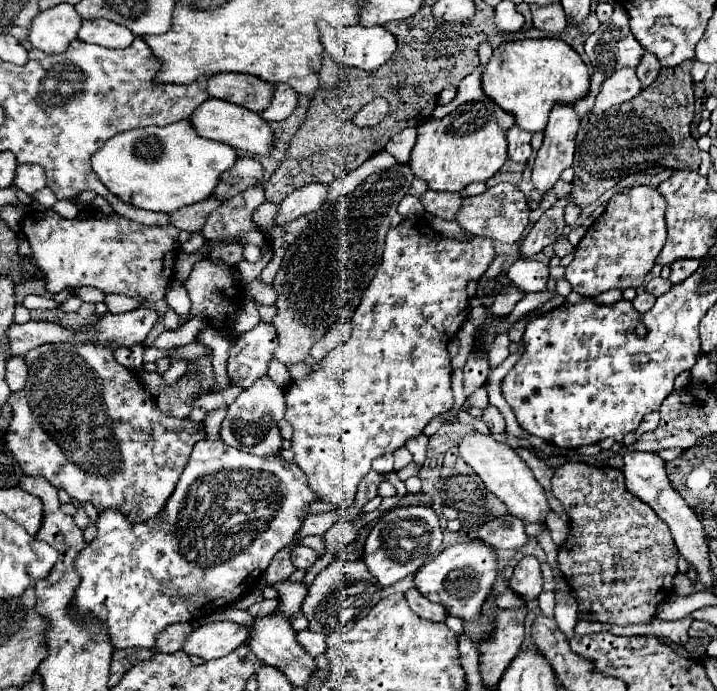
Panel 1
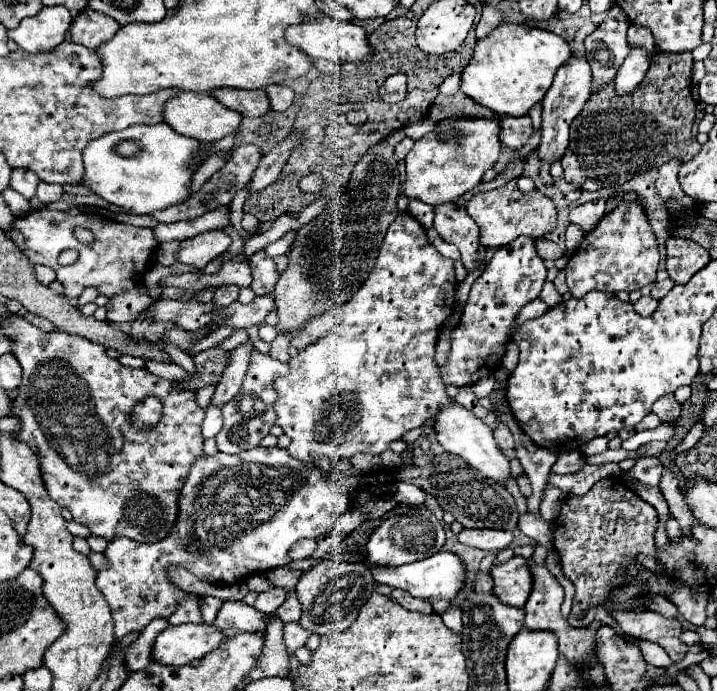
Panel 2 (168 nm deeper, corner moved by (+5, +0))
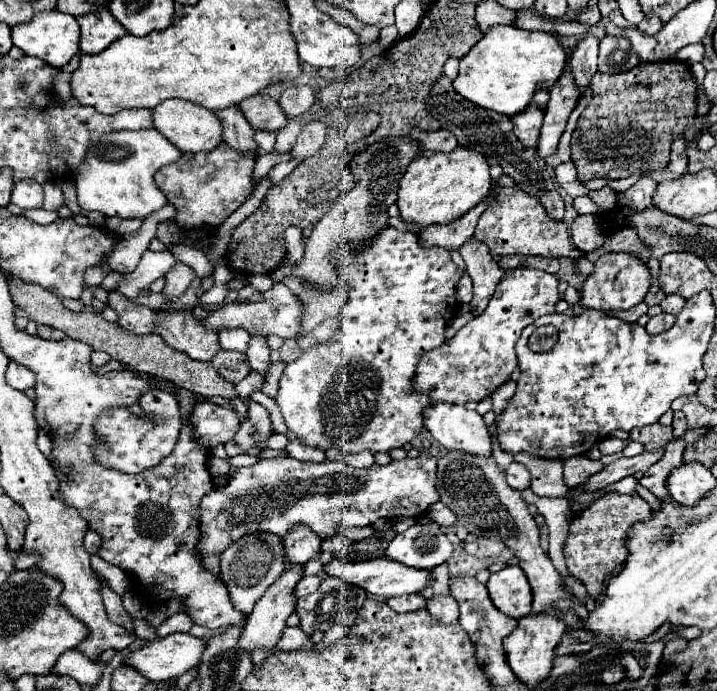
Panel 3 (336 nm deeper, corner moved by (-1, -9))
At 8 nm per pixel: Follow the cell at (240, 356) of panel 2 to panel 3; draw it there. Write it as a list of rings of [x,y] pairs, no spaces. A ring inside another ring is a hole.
[[[198,399],[196,409],[190,415],[190,421],[196,439],[206,449],[214,447],[216,443],[230,441],[240,427],[240,417],[236,409],[214,405],[206,399]]]

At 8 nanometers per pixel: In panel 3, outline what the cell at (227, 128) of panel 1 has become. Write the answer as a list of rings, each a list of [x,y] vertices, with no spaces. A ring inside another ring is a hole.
[[[170,99],[164,101],[154,109],[154,129],[158,129],[168,141],[172,141],[184,153],[200,153],[212,151],[222,143],[222,121],[218,115],[202,105],[184,101],[184,99]]]

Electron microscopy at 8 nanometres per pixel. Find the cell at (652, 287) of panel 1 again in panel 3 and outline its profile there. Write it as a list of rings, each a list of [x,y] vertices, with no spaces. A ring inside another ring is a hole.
[[[666,295],[664,299],[662,299],[662,303],[660,303],[660,307],[662,307],[662,311],[666,311],[666,313],[678,313],[678,309],[682,309],[682,305],[684,305],[684,299],[680,297],[680,295]]]

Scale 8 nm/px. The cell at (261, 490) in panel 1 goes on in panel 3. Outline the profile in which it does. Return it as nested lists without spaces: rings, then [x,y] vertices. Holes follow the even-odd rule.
[[[418,455],[416,459],[400,459],[390,465],[372,465],[368,469],[354,469],[342,461],[322,461],[322,463],[304,463],[292,457],[274,457],[262,459],[250,467],[238,467],[234,475],[228,479],[228,485],[214,487],[200,501],[200,541],[194,547],[194,553],[202,559],[216,557],[250,533],[272,533],[284,539],[296,525],[310,527],[322,539],[338,535],[340,525],[348,527],[366,527],[372,525],[380,517],[414,517],[428,511],[432,503],[436,503],[436,459],[430,455]]]

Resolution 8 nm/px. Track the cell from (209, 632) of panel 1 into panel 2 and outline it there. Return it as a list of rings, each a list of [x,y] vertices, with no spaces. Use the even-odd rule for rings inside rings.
[[[210,624],[168,626],[154,640],[152,660],[168,666],[184,666],[216,650],[222,640],[224,634]]]

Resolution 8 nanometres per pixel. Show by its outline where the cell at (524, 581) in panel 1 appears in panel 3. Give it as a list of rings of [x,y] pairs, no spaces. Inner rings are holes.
[[[506,565],[502,571],[492,573],[486,587],[492,603],[508,617],[522,619],[532,613],[532,591],[518,565]]]

